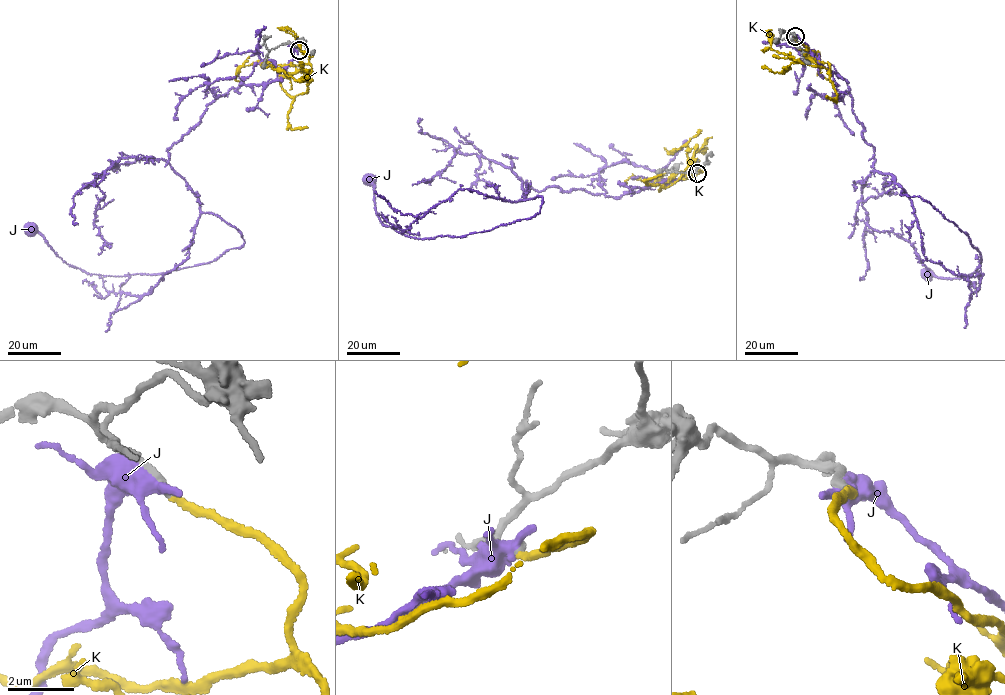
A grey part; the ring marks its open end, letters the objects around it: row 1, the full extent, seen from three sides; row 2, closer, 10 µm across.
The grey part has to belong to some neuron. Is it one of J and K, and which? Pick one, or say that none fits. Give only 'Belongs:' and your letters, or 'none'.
Belongs: K

